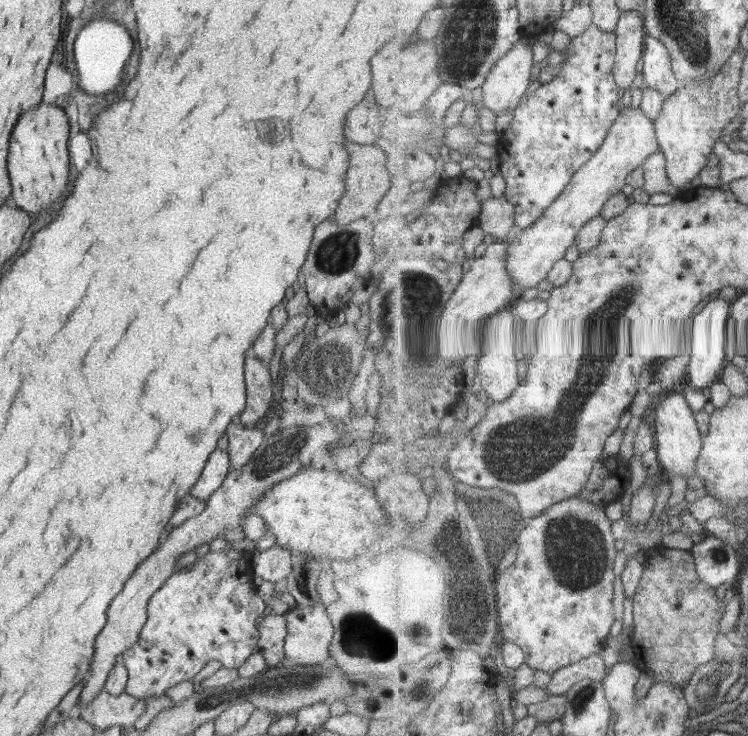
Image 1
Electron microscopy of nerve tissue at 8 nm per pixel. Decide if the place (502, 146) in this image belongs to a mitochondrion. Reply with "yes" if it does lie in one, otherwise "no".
no

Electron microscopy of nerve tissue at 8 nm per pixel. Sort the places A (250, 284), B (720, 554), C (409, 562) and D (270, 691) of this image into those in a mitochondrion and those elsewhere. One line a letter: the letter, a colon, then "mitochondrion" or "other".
A: other
B: mitochondrion
C: other
D: mitochondrion

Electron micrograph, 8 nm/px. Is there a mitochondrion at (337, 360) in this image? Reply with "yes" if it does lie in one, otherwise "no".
yes

